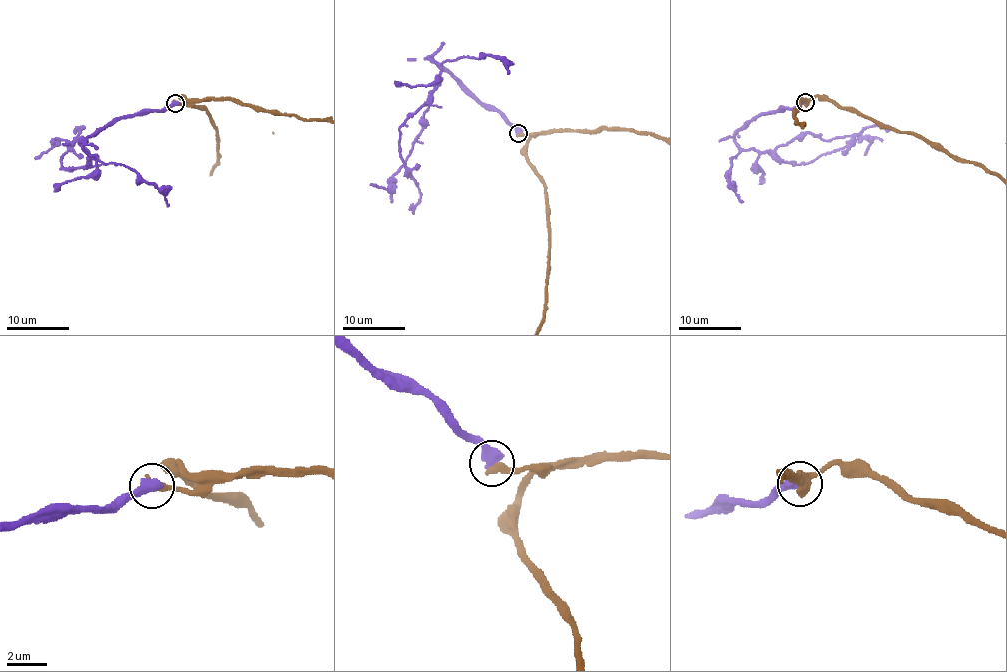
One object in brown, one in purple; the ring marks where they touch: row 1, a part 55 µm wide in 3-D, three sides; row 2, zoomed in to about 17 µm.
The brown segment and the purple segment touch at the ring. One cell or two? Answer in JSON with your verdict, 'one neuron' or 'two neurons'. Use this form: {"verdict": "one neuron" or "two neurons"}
{"verdict": "two neurons"}

